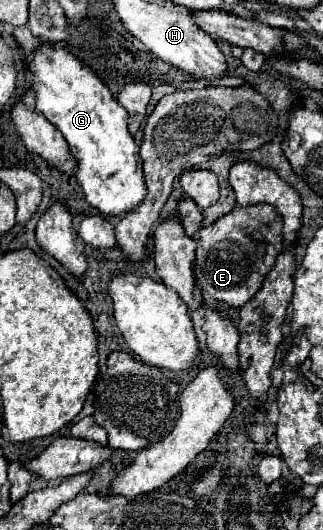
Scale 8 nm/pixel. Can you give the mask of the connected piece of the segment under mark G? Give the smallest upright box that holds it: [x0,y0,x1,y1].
[27,42,145,216]

